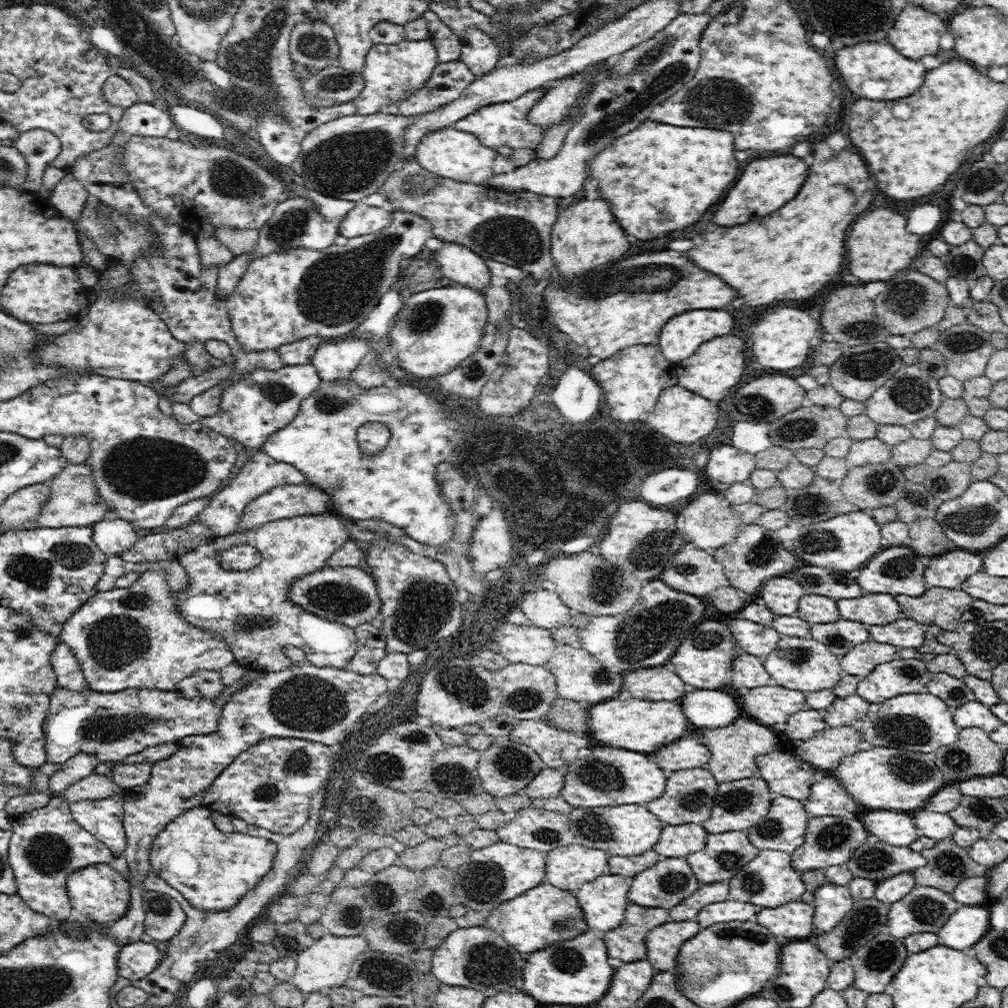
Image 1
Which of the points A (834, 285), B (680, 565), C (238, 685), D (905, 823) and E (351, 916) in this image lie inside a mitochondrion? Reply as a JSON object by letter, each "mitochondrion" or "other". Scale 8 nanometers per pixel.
{"A":"other","B":"mitochondrion","C":"other","D":"other","E":"mitochondrion"}

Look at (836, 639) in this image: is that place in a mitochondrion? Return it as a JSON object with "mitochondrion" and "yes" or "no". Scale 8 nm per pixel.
{"mitochondrion":"yes"}

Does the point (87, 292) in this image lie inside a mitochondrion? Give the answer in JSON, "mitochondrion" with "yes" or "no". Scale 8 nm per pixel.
{"mitochondrion":"no"}

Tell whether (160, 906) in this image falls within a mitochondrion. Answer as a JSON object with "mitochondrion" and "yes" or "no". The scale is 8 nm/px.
{"mitochondrion":"yes"}

